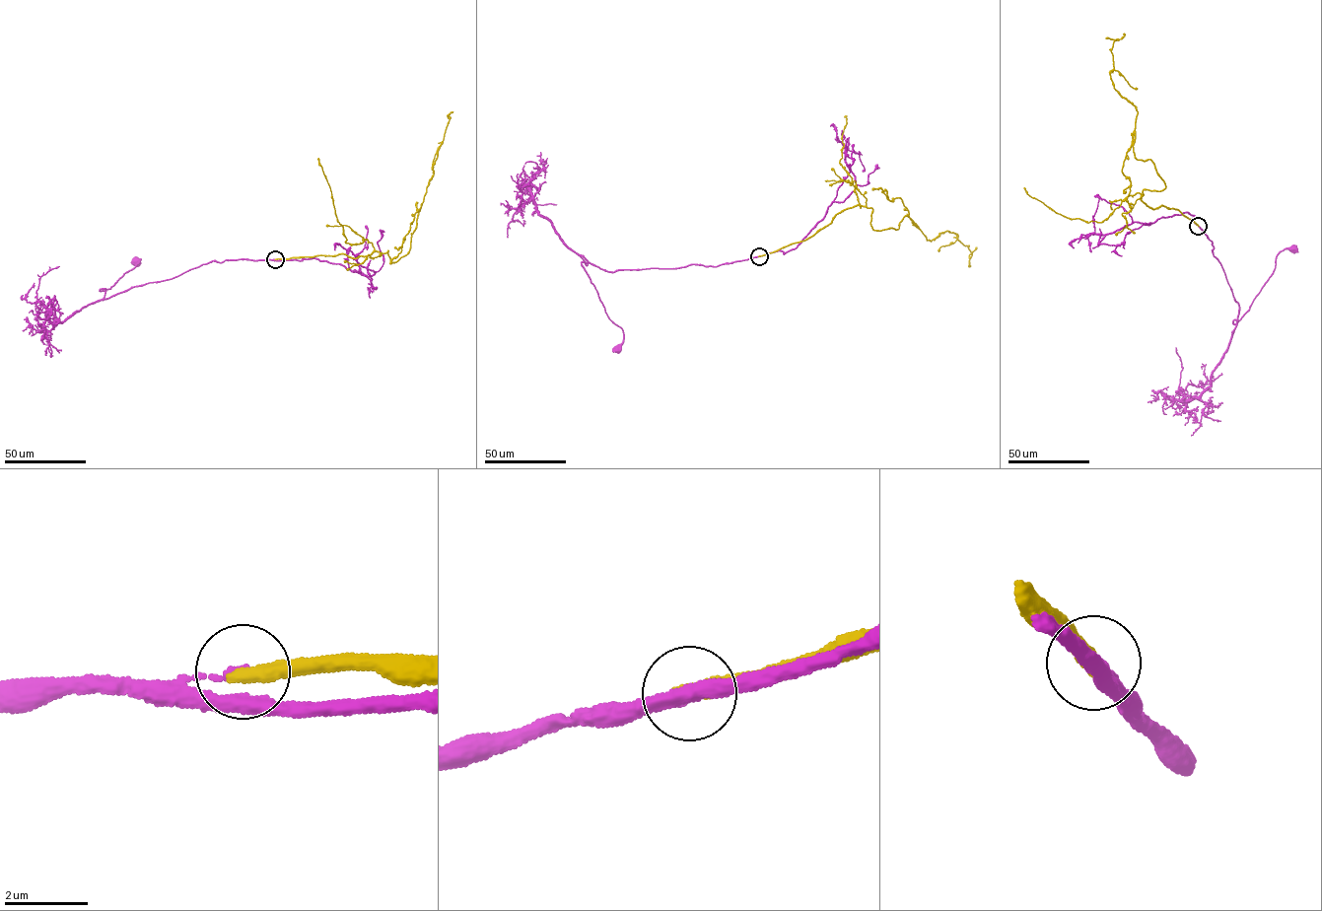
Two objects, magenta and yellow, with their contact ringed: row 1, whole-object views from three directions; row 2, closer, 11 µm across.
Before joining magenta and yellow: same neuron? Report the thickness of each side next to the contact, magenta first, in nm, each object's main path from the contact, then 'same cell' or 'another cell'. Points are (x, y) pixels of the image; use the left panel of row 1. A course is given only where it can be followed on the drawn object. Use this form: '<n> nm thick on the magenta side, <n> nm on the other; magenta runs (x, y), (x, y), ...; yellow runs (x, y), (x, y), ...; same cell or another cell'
150 nm thick on the magenta side, 400 nm on the other; magenta runs (275, 258), (210, 261), (102, 300), (105, 289), (101, 289), (108, 289), (141, 259), (135, 261); yellow runs (275, 259), (340, 253), (354, 257), (387, 250), (393, 262), (407, 254), (449, 121), (447, 116), (452, 111); another cell

